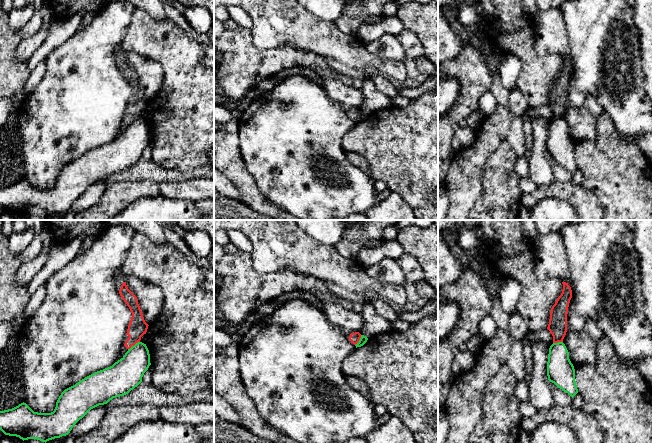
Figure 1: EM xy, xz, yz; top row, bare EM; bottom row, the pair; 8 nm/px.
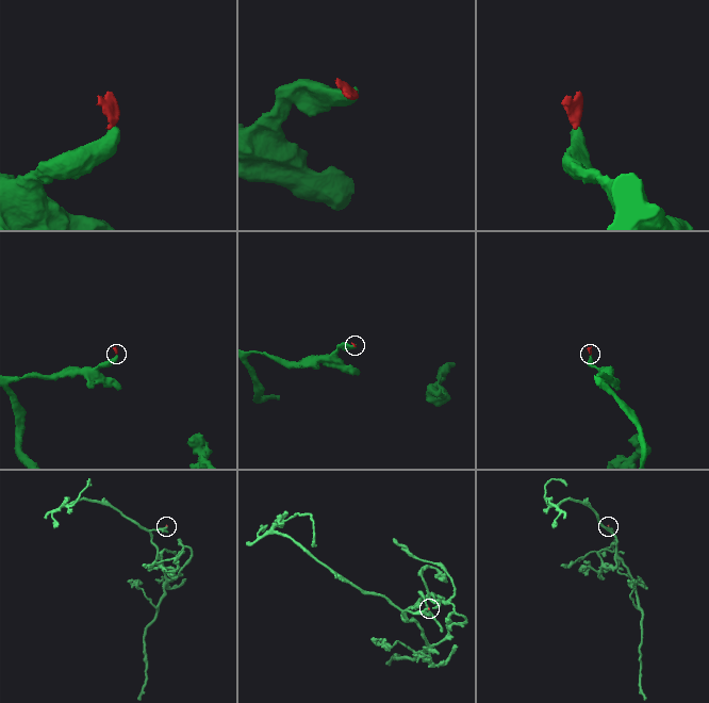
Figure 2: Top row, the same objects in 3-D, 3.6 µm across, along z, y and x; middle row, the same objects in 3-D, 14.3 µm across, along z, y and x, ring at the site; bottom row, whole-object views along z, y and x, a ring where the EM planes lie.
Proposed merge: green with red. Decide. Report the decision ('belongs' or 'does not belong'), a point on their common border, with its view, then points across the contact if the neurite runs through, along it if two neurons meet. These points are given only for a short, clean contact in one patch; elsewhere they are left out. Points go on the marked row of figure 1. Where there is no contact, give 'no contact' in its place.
does not belong | xy (134, 345) | along xy (139, 341), (128, 349)

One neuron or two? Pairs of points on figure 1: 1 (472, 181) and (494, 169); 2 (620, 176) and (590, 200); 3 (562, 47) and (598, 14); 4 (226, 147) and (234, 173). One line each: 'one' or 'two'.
1: two
2: two
3: two
4: one

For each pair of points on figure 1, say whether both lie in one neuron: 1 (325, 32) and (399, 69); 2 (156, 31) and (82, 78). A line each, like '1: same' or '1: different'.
1: same
2: different

